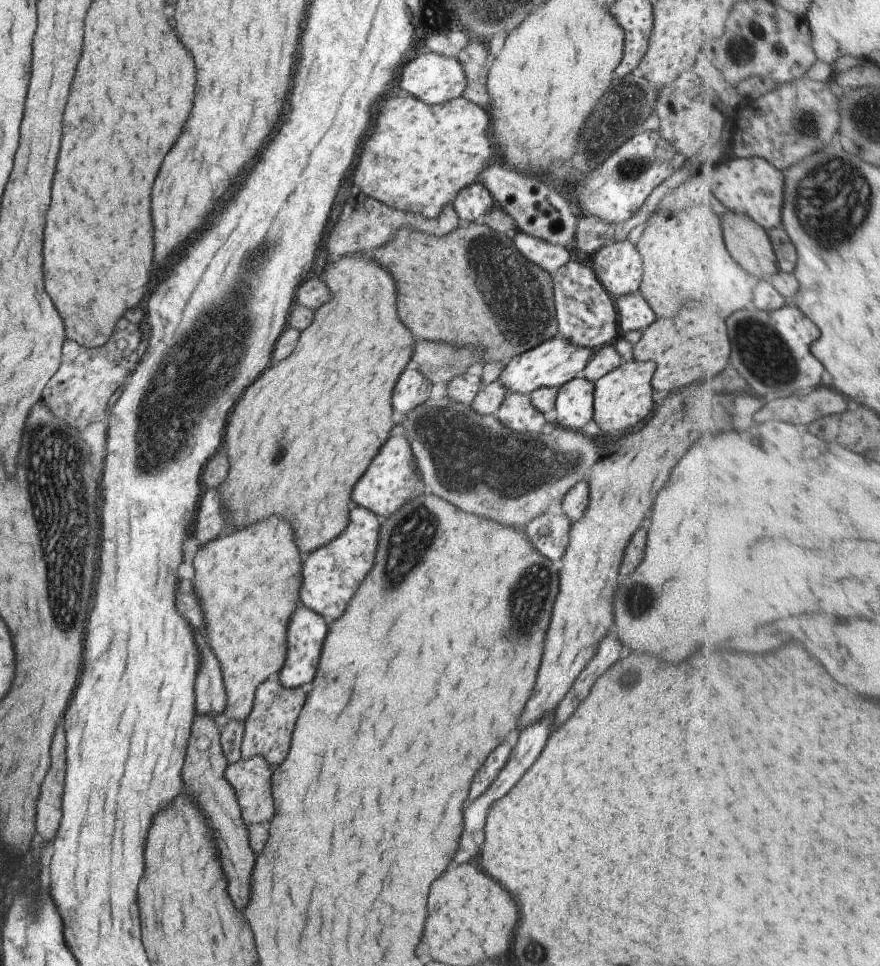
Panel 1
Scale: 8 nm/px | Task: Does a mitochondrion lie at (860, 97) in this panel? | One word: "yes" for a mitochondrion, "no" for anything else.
yes

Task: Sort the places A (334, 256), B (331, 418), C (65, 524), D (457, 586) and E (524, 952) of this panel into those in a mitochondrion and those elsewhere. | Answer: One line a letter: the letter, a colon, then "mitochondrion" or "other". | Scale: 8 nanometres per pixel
A: other
B: other
C: mitochondrion
D: other
E: mitochondrion

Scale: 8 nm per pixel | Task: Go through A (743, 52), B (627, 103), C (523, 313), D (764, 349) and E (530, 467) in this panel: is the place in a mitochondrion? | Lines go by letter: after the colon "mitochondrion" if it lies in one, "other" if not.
A: mitochondrion
B: mitochondrion
C: mitochondrion
D: mitochondrion
E: mitochondrion

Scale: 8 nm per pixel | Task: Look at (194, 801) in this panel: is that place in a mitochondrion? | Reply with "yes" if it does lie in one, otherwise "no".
no

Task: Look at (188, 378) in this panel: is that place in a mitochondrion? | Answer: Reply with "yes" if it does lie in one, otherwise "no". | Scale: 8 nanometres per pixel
yes

